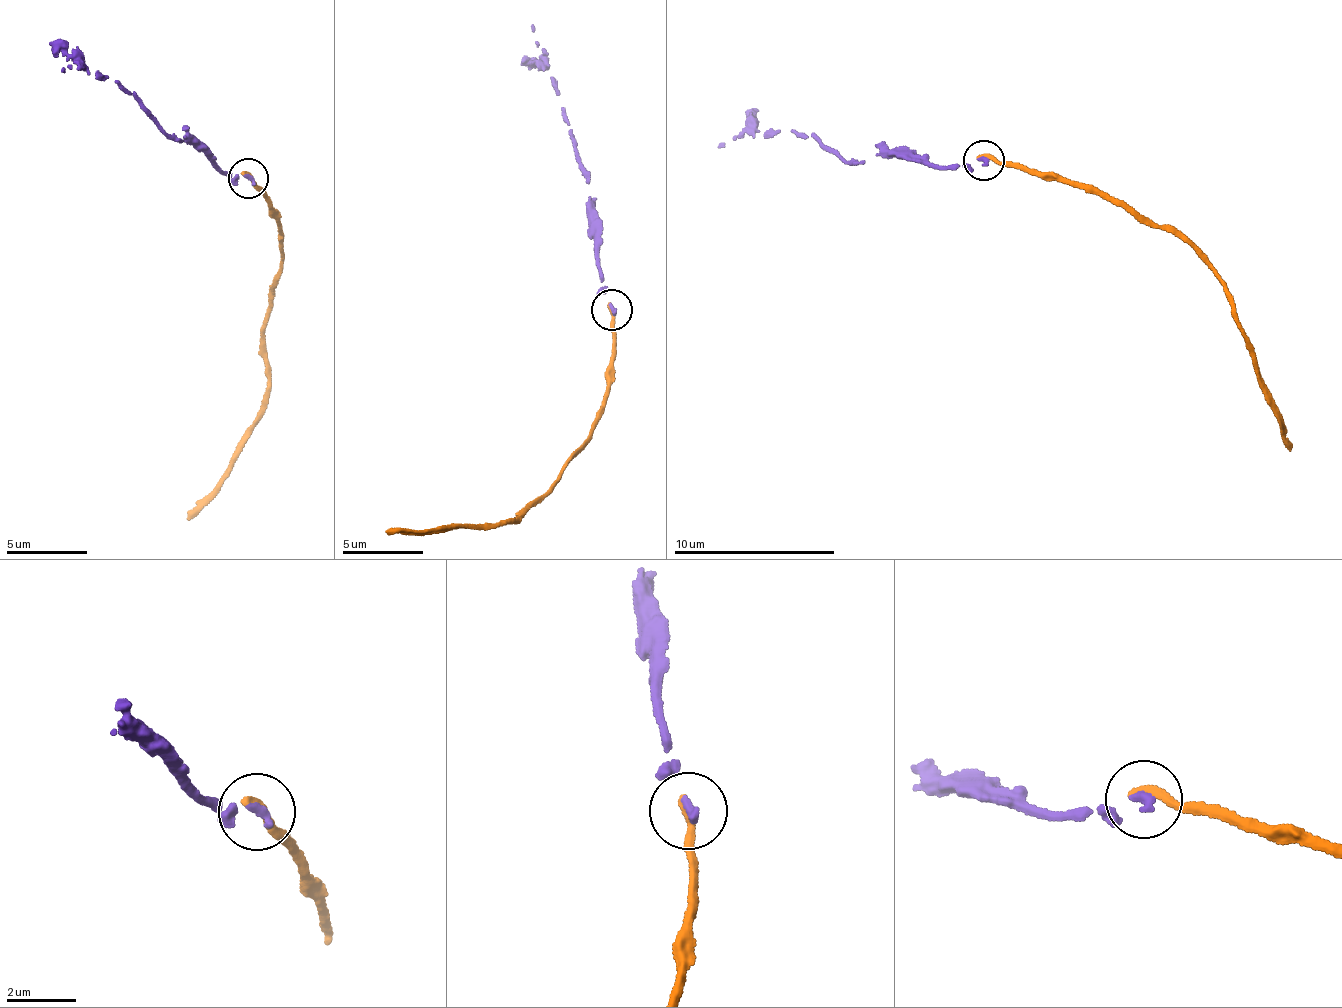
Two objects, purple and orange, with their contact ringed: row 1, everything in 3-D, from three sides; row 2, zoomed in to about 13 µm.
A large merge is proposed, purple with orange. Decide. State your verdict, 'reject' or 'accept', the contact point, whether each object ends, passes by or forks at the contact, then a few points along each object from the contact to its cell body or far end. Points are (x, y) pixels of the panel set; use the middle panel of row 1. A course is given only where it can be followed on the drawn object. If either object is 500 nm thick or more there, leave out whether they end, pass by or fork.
reject; place (611, 310); purple ends; orange ends; course purple (611, 311), (589, 213), (583, 165), (567, 126), (558, 85), (545, 72), (534, 23); course orange (611, 311), (611, 389), (593, 440), (555, 486), (527, 505), (516, 518), (387, 532)

